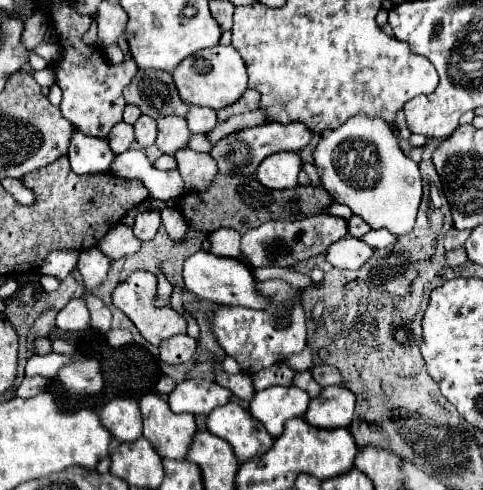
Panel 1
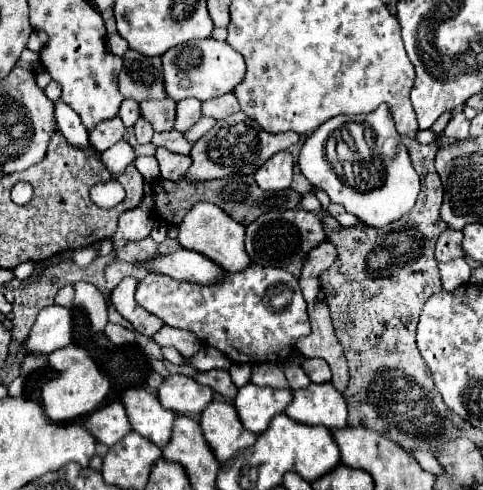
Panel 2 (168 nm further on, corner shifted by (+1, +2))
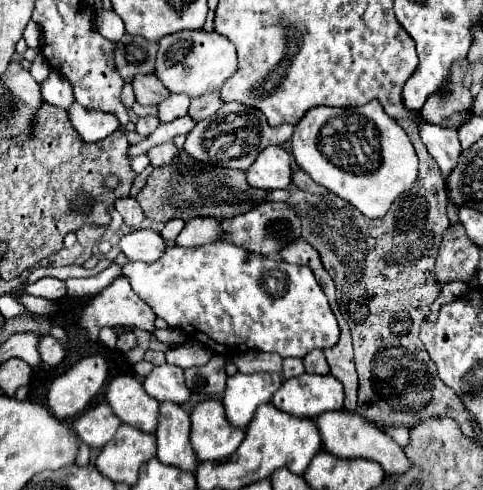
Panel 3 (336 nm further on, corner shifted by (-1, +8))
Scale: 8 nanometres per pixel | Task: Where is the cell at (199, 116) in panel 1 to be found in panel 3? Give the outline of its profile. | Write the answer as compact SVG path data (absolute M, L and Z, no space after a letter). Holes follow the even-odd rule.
M171 94L167 100L159 104L159 120L171 122L175 118L183 118L189 112L191 98L185 94Z

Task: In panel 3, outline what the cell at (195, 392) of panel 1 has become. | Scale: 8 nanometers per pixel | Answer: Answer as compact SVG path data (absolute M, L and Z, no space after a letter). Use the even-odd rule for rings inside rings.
M163 364L157 366L143 382L145 392L153 396L159 402L175 402L175 404L185 404L191 400L191 390L185 384L183 368Z

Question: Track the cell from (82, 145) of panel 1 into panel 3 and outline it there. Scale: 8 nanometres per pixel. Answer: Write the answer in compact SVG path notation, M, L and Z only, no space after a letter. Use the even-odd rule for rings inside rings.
M51 72L49 78L41 84L41 94L43 94L43 100L47 104L57 106L61 110L69 110L75 102L71 84L57 72Z

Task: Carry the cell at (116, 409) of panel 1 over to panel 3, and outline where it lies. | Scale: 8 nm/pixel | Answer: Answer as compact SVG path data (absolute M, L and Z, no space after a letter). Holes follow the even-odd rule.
M103 402L103 404L89 408L87 412L83 412L77 418L73 428L81 442L85 442L91 448L103 448L113 438L113 434L117 432L119 426L121 426L121 420L117 420L117 416L113 416L109 404Z

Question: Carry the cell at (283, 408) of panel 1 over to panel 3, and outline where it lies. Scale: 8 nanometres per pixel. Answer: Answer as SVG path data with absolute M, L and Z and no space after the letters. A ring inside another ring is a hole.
M241 374L227 378L223 394L225 414L237 428L247 428L255 410L261 404L269 404L273 394L281 388L283 378L279 374Z

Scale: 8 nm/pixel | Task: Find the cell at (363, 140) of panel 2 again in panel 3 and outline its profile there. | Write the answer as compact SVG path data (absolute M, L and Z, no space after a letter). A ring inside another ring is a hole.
M379 100L357 108L315 106L295 126L293 156L317 184L339 198L359 204L359 212L381 218L393 200L413 188L417 180L417 154L403 128L385 114Z

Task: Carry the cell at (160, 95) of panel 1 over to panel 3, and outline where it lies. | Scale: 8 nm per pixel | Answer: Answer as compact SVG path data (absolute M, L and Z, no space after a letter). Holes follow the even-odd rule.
M125 34L121 42L117 42L115 66L127 84L131 84L137 74L155 74L155 58L157 44L139 36L133 38L131 34Z

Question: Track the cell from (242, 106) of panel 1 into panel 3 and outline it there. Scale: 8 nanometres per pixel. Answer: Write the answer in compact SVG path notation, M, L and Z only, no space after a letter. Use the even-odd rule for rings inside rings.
M211 92L211 94L205 94L205 96L191 100L189 116L199 122L199 120L205 120L207 116L213 116L221 106L223 106L223 100L221 100L219 92Z

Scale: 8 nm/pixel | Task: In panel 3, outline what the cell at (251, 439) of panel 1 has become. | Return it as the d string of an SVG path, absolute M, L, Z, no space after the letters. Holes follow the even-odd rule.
M203 400L191 412L191 444L201 462L231 456L243 438L245 430L229 424L219 400Z

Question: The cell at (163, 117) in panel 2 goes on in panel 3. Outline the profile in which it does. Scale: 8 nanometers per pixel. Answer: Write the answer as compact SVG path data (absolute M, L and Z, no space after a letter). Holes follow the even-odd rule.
M155 74L137 76L137 80L133 80L133 90L141 106L157 106L161 100L165 100L165 96L171 96Z

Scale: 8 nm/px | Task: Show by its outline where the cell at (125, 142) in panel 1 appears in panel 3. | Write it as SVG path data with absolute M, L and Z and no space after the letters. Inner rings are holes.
M73 104L73 108L69 110L69 118L85 142L105 140L109 134L113 134L119 128L117 116L101 110L81 108L79 104Z

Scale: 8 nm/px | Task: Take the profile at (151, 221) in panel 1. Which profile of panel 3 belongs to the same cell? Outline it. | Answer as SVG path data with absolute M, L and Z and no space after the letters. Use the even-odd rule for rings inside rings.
M121 198L115 202L115 210L123 216L123 224L131 228L139 228L145 220L145 212L141 212L141 206L135 198Z

